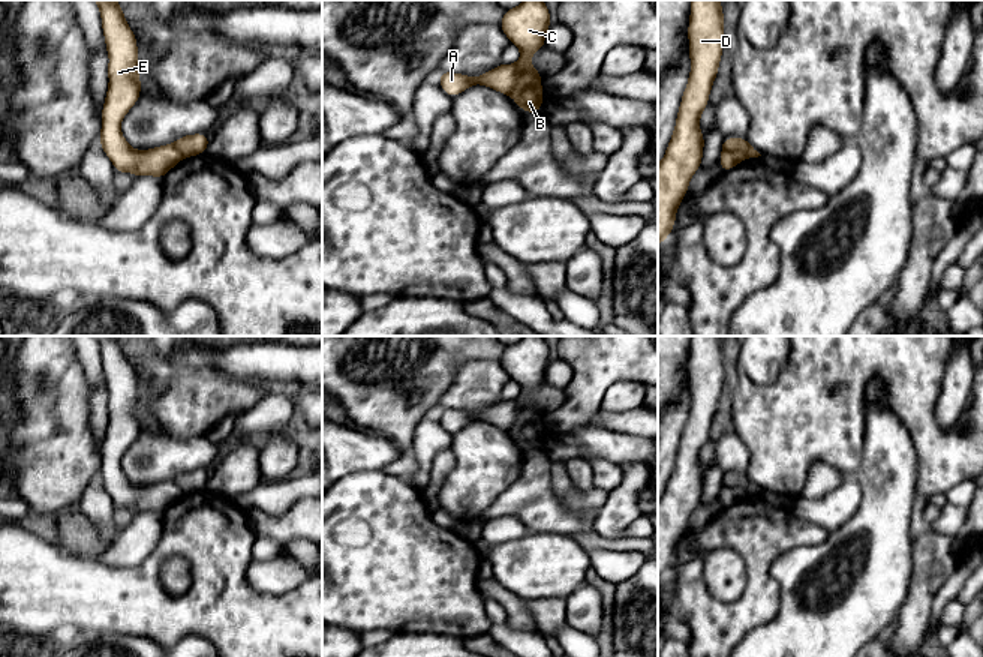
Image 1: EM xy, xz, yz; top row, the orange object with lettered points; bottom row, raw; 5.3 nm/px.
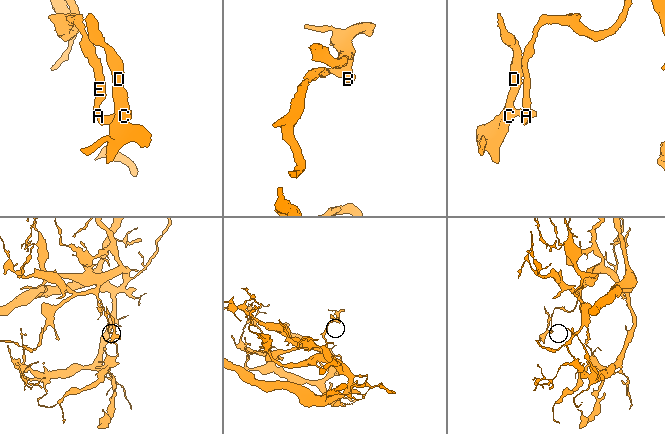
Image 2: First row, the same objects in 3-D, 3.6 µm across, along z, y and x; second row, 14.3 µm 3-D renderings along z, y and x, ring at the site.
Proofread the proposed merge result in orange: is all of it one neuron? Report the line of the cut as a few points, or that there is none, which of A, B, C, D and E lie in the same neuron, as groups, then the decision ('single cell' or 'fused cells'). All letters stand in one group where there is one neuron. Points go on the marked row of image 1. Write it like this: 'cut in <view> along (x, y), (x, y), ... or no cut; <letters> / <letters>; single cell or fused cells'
cut in xz along (517, 65), (514, 87), (510, 95); A E / B C D; fused cells

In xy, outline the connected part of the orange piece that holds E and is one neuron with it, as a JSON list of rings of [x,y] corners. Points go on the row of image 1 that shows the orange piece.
[[[93,0],[102,16],[102,30],[109,56],[109,86],[102,106],[99,141],[117,172],[132,171],[136,178],[154,176],[163,178],[183,156],[174,144],[148,150],[132,148],[121,135],[120,124],[141,94],[138,45],[117,0]]]

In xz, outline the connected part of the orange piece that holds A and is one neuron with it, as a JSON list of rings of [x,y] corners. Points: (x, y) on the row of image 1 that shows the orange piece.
[[[505,63],[478,76],[468,76],[456,72],[439,72],[441,88],[451,98],[456,98],[475,84],[490,87],[503,94],[511,94],[515,76],[517,64]]]

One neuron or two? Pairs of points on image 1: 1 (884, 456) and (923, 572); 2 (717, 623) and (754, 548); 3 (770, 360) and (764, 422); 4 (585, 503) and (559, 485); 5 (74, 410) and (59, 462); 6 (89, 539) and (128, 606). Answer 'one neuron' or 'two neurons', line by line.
1: two neurons
2: one neuron
3: two neurons
4: one neuron
5: one neuron
6: two neurons

